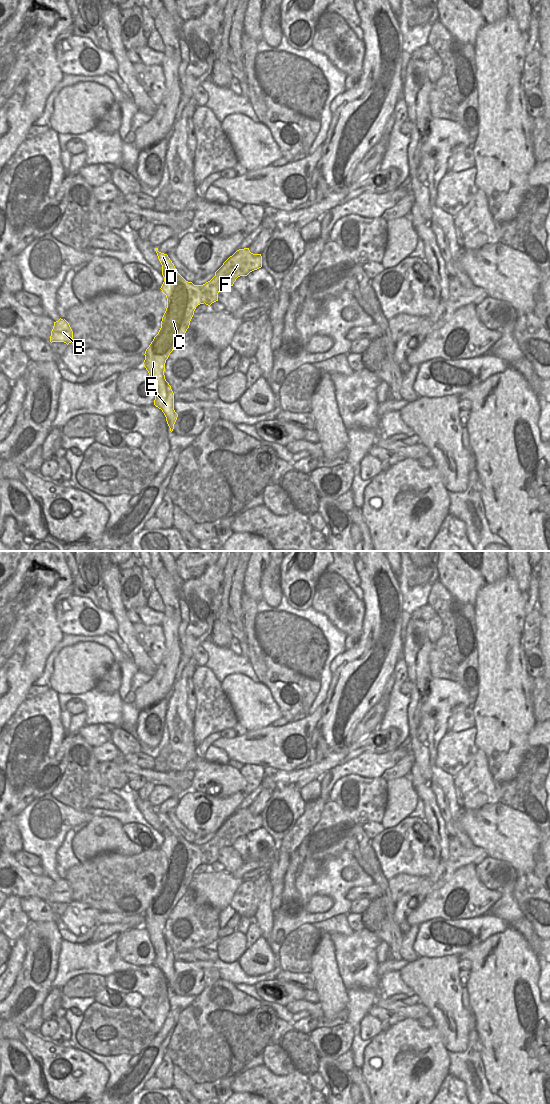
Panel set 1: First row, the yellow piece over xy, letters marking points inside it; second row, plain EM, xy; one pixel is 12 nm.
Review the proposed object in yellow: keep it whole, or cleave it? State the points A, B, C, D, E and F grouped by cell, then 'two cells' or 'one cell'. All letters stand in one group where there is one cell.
groups A C D E / B F; two cells

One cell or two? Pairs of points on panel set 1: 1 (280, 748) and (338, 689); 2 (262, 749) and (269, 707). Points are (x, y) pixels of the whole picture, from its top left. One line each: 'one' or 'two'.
1: two
2: two

